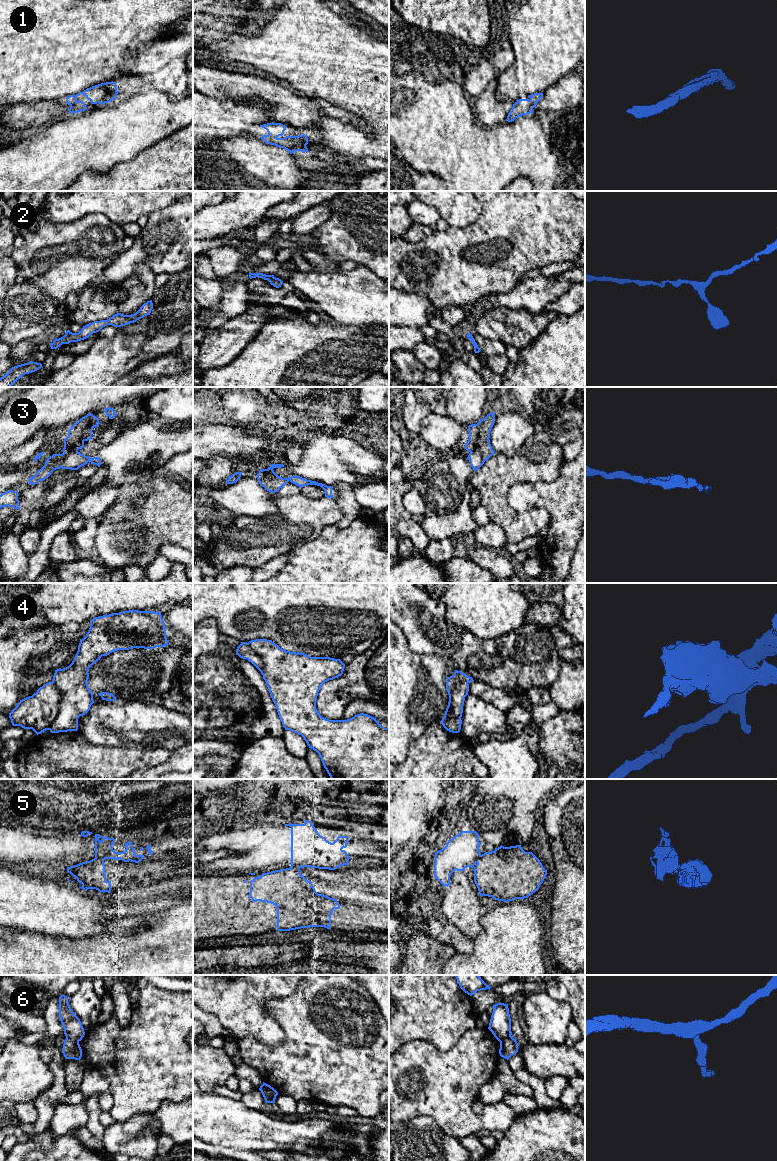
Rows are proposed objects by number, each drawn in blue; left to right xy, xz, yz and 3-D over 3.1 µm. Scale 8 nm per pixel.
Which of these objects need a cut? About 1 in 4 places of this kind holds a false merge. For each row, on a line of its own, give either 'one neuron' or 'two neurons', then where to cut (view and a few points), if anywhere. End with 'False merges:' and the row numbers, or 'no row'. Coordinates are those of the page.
1: one neuron; cut none
2: one neuron; cut none
3: one neuron; cut none
4: two neurons; cut xy (52, 682), (60, 693), (60, 701), (58, 713), (49, 729)
5: two neurons; cut xy (95, 857), (103, 861)
6: two neurons; cut xz (259, 1088), (275, 1096)
False merges: 4, 5, 6

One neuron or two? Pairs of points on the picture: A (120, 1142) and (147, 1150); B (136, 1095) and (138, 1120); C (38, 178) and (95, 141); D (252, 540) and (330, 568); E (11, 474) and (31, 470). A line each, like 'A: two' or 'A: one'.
A: one
B: two
C: one
D: two
E: one

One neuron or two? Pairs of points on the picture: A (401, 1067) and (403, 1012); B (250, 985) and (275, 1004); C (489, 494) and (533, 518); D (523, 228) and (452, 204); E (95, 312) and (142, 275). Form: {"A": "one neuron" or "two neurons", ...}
{"A": "two neurons", "B": "two neurons", "C": "one neuron", "D": "two neurons", "E": "one neuron"}

